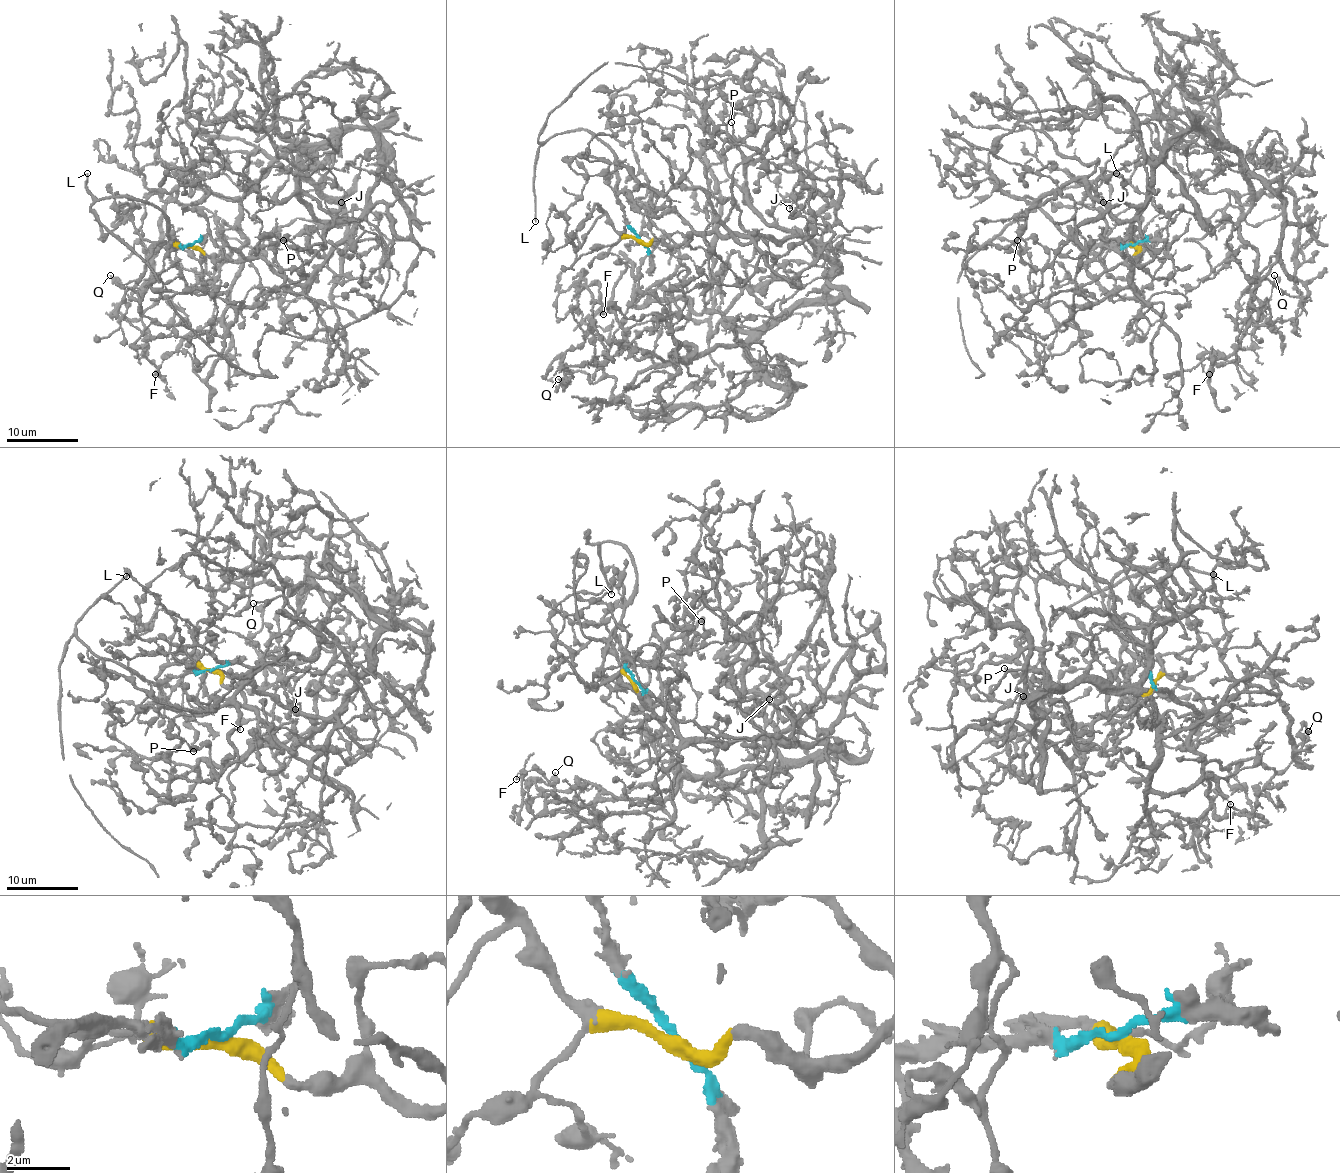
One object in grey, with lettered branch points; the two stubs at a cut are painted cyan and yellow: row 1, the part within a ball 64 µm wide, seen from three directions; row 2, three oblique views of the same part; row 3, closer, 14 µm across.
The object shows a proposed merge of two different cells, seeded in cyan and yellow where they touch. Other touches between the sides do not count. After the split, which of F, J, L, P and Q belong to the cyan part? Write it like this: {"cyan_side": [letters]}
{"cyan_side": ["L"]}

